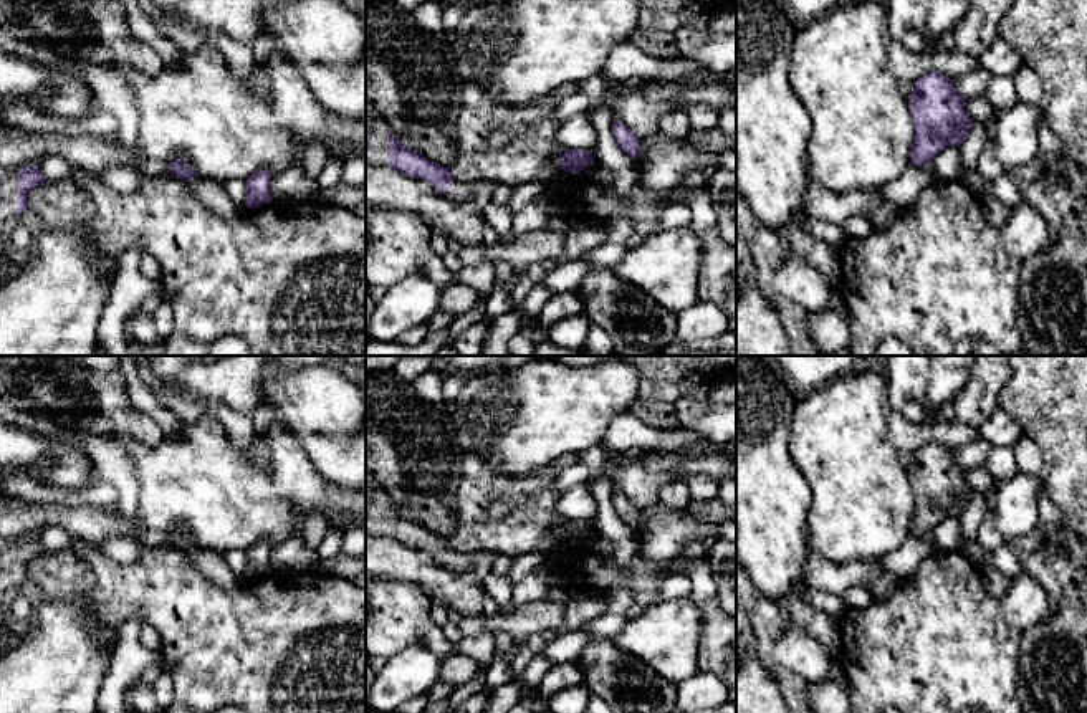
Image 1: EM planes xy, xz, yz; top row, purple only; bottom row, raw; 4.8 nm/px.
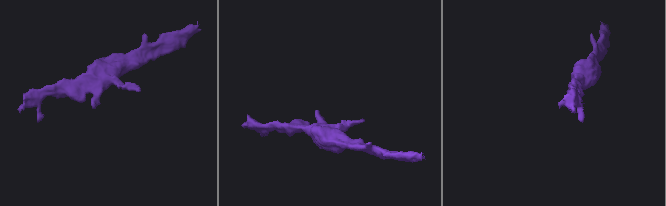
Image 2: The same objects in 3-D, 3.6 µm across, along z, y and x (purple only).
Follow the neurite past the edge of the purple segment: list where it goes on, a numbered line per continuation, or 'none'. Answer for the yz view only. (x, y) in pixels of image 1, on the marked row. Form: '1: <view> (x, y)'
none

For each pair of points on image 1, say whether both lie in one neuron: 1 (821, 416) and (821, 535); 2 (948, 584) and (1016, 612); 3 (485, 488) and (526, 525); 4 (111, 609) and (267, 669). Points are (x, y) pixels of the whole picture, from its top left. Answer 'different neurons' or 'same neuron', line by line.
1: same neuron
2: different neurons
3: same neuron
4: same neuron

